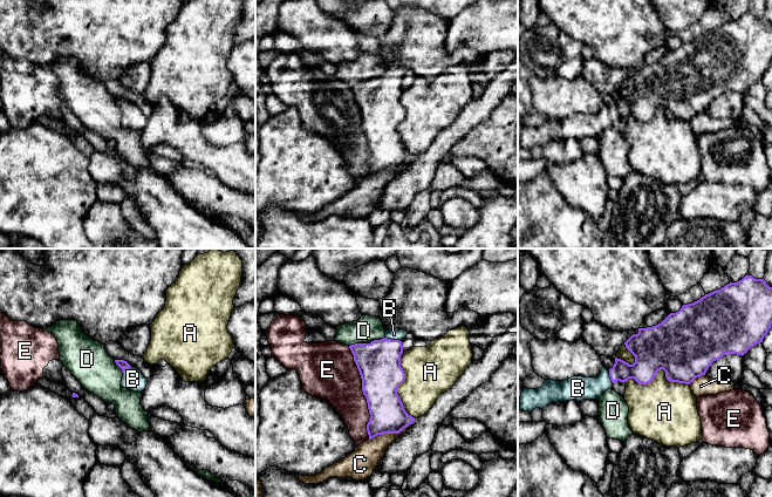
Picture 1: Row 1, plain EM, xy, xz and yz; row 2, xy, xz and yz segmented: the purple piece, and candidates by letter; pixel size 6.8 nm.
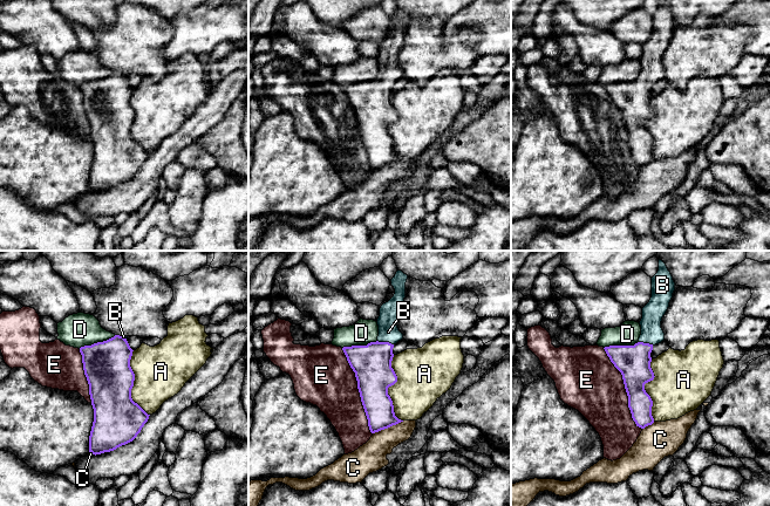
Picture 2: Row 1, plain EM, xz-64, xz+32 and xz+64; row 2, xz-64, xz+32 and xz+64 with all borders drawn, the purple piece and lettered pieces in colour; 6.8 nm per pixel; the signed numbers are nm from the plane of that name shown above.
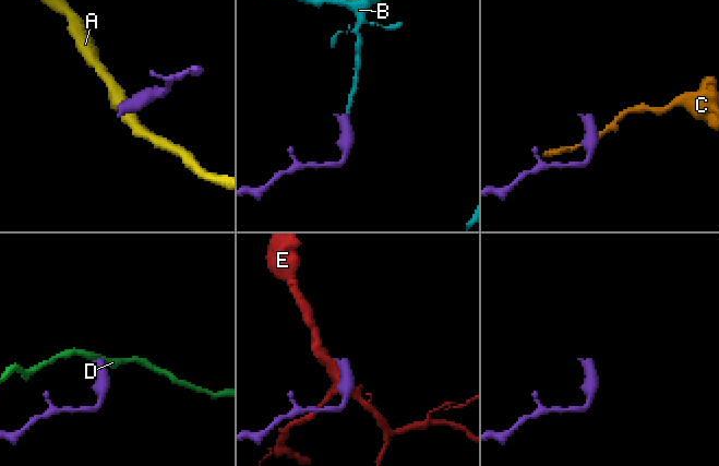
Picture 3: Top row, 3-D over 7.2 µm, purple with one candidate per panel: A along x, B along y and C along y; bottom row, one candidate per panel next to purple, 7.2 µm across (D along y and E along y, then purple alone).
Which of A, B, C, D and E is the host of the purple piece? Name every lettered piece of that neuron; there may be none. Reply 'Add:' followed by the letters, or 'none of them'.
Add: B

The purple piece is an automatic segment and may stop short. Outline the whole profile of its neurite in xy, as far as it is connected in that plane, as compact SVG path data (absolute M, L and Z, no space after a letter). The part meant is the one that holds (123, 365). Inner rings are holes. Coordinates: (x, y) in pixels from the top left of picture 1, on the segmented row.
M115 360L115 362L123 372L121 386L142 393L148 384L148 379L142 374L142 372L137 367L130 366L124 360Z

